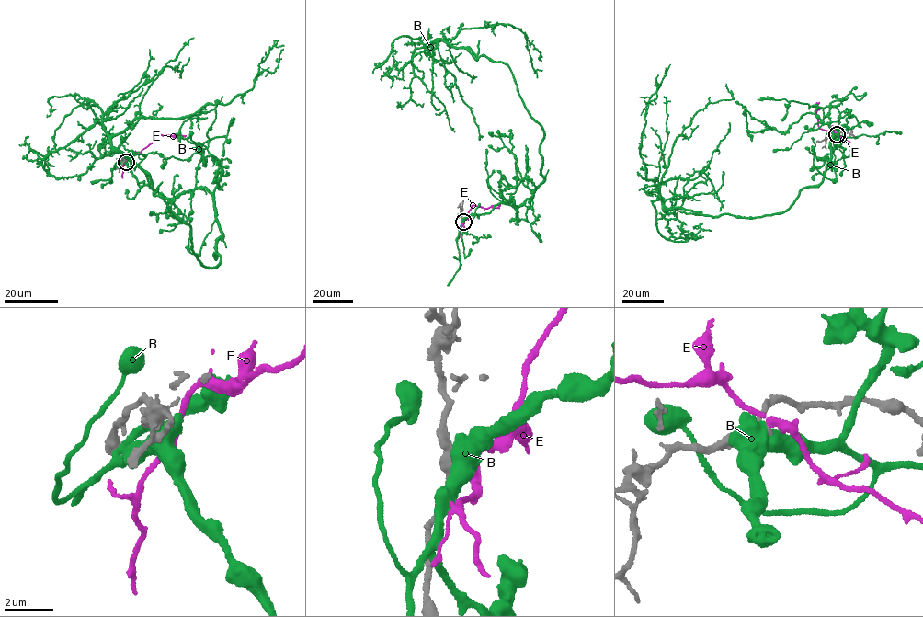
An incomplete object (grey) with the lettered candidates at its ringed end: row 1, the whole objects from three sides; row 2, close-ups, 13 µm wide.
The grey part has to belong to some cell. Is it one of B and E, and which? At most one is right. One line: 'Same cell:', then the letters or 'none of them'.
Same cell: none of them

